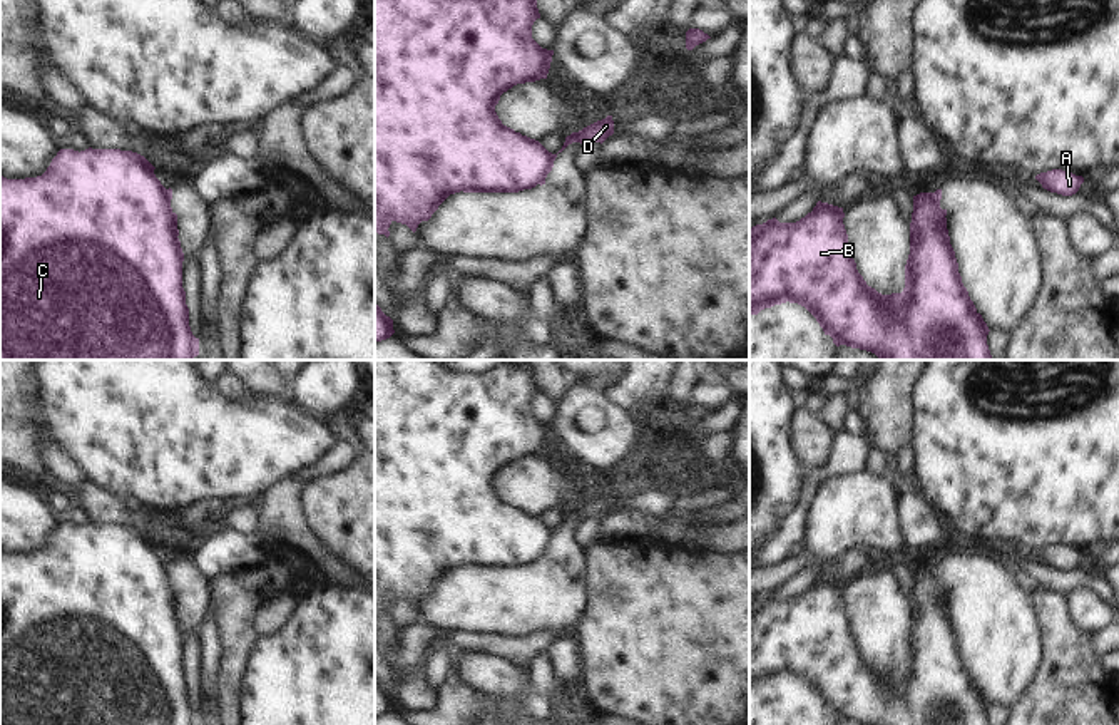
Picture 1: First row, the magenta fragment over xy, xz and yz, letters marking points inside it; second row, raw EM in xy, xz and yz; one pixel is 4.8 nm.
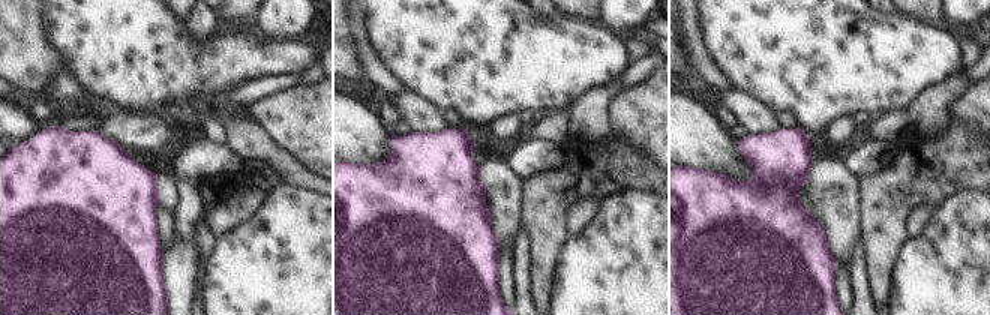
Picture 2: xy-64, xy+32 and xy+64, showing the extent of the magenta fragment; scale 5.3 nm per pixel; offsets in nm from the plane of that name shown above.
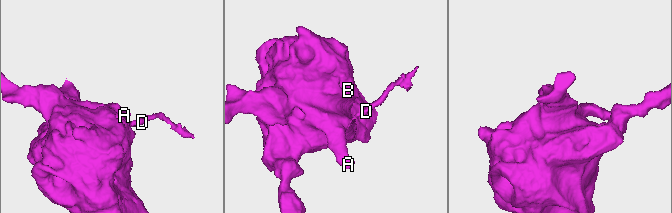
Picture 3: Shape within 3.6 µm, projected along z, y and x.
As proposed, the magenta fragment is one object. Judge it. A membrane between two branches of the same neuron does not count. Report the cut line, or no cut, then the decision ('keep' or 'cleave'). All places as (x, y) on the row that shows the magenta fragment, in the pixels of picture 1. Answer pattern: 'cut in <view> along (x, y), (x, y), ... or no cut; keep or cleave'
cut in xz along (554, 154), (547, 171); cleave

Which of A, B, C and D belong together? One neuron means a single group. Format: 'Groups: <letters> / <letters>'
Groups: A B C / D.

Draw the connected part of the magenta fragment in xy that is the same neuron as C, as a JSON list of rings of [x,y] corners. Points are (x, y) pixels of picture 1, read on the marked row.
[[[89,147],[80,152],[60,149],[42,176],[0,177],[0,360],[192,360],[199,355],[199,338],[191,332],[182,288],[184,253],[166,188],[154,169],[137,152]]]

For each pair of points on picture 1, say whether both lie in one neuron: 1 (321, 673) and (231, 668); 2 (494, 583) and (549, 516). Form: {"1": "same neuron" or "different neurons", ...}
{"1": "different neurons", "2": "different neurons"}

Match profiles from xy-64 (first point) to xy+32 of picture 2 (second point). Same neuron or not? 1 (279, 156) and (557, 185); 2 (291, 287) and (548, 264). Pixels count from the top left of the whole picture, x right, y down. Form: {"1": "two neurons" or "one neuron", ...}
{"1": "two neurons", "2": "two neurons"}

